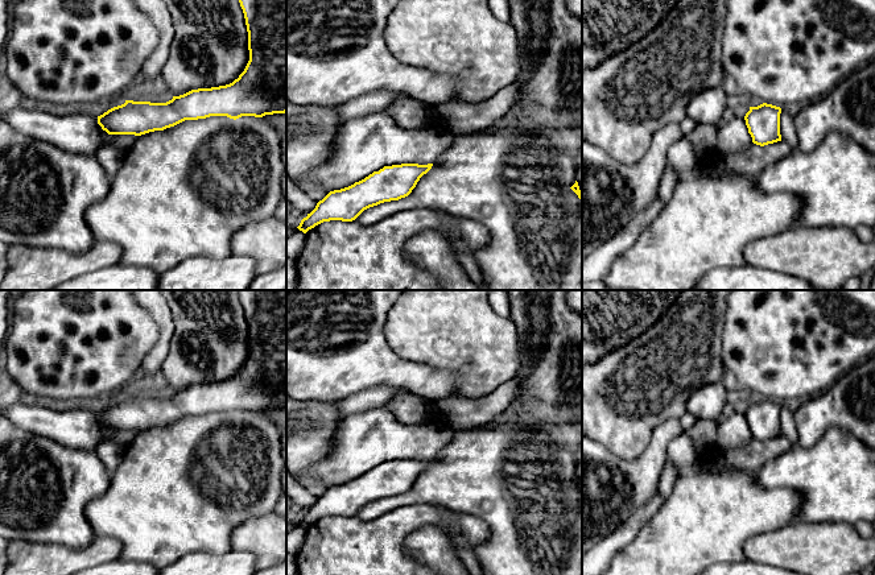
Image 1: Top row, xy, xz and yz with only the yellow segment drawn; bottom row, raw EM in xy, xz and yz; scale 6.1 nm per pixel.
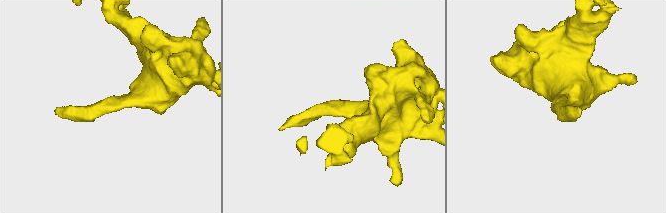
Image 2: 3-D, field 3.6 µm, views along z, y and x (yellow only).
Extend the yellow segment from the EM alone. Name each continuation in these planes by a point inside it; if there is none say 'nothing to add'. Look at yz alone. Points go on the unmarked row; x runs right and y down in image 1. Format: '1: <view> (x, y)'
nothing to add

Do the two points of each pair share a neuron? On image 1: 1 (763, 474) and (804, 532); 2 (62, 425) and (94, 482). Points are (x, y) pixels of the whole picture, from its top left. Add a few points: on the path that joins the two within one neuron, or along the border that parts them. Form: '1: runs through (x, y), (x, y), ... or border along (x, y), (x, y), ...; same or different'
1: border along (795, 521), (829, 522); different
2: border along (46, 437), (70, 447), (91, 449), (94, 451); different

